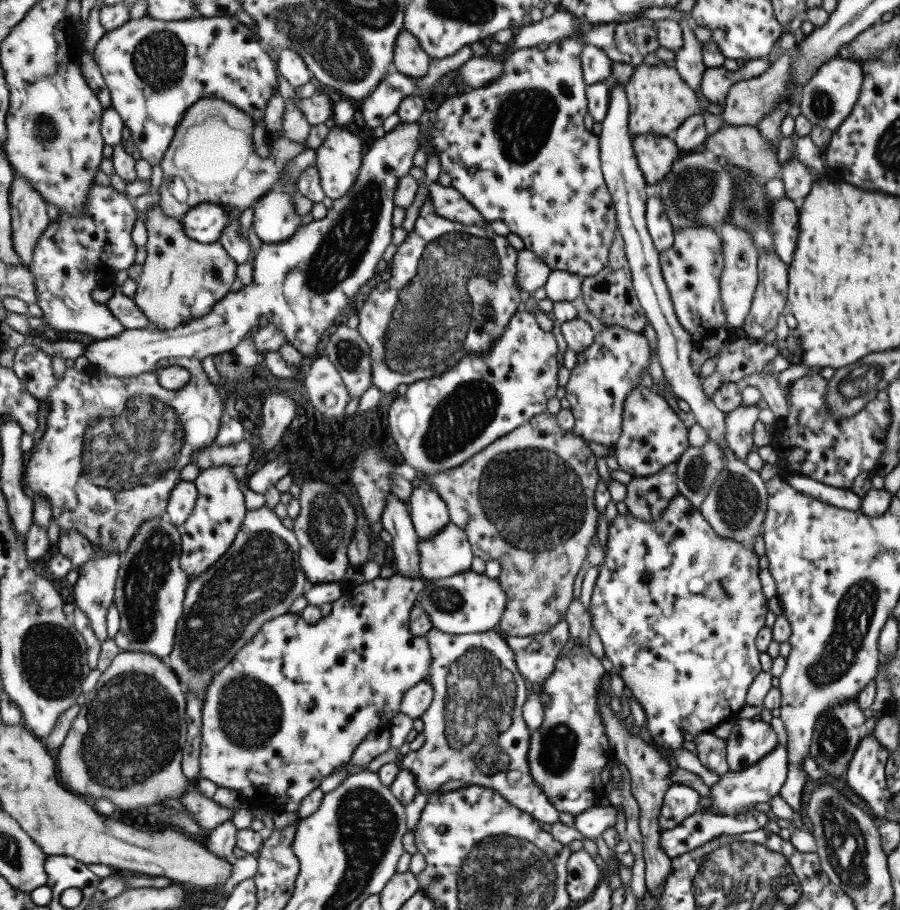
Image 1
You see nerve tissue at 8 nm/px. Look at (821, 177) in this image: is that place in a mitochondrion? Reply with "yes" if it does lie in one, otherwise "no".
no

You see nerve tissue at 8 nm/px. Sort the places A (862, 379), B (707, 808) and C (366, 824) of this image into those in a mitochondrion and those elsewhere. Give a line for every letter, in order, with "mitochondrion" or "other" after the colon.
A: mitochondrion
B: other
C: mitochondrion

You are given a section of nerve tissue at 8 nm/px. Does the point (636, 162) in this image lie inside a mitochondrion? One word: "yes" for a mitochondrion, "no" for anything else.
no

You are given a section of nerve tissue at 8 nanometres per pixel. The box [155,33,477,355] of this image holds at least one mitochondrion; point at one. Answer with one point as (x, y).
(337, 256)

